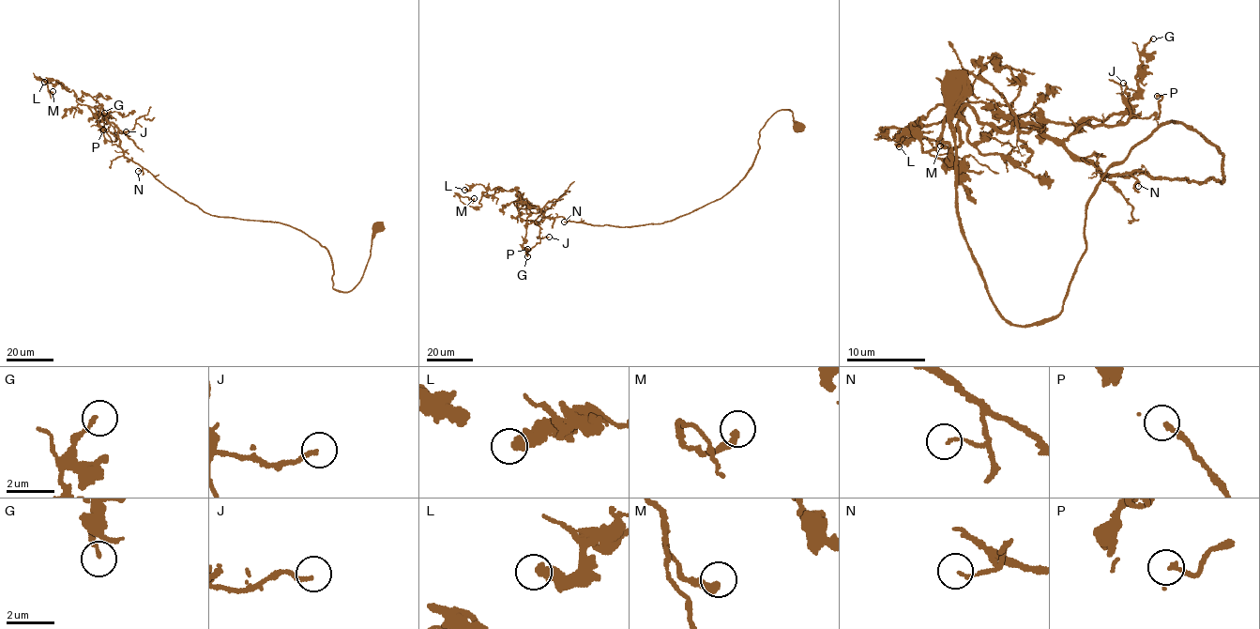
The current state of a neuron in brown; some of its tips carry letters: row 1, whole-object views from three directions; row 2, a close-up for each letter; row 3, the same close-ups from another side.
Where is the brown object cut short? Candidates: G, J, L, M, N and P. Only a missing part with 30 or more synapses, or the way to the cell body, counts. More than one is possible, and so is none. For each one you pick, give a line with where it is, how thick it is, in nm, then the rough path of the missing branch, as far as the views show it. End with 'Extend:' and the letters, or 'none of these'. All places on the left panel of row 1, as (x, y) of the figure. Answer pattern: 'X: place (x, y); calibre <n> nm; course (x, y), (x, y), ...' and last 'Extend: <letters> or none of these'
Extend: none of these

